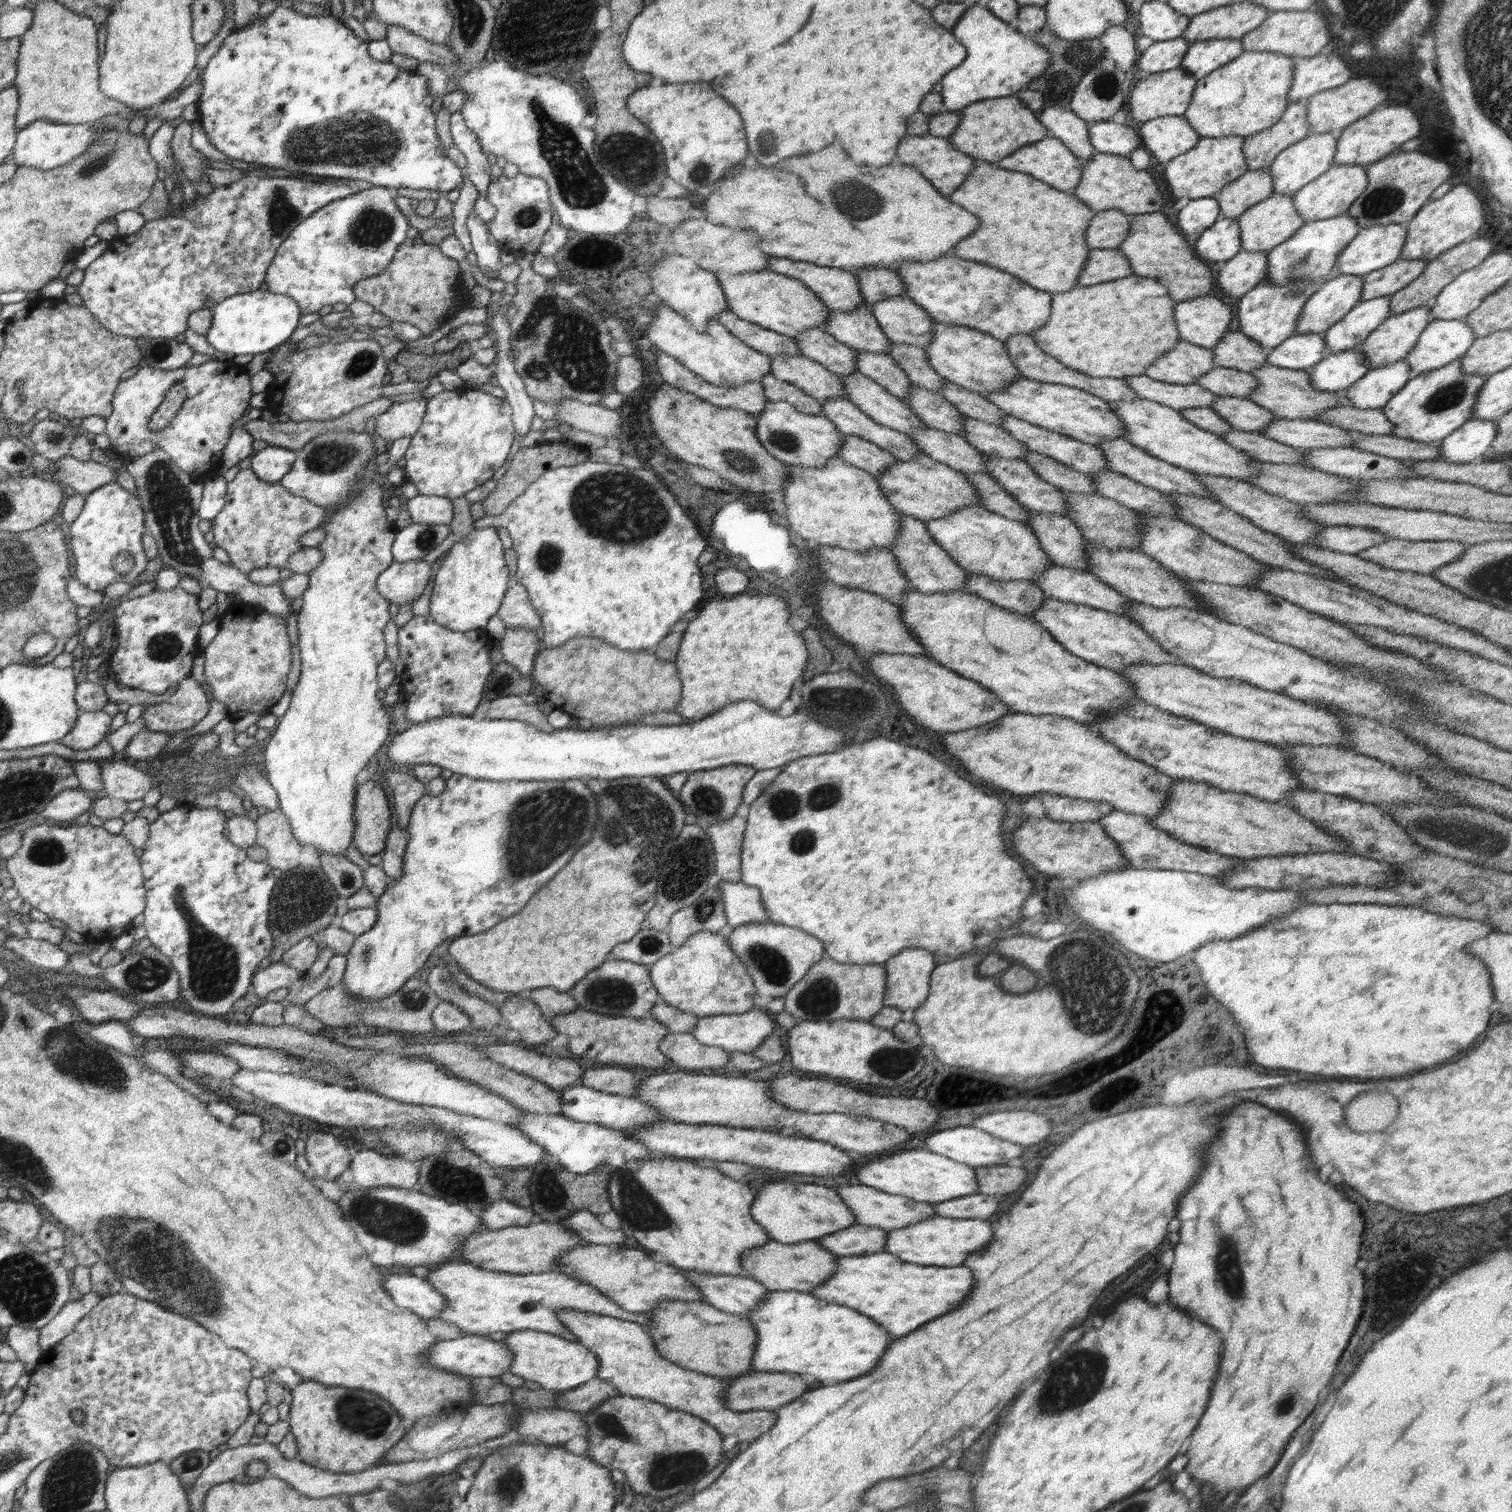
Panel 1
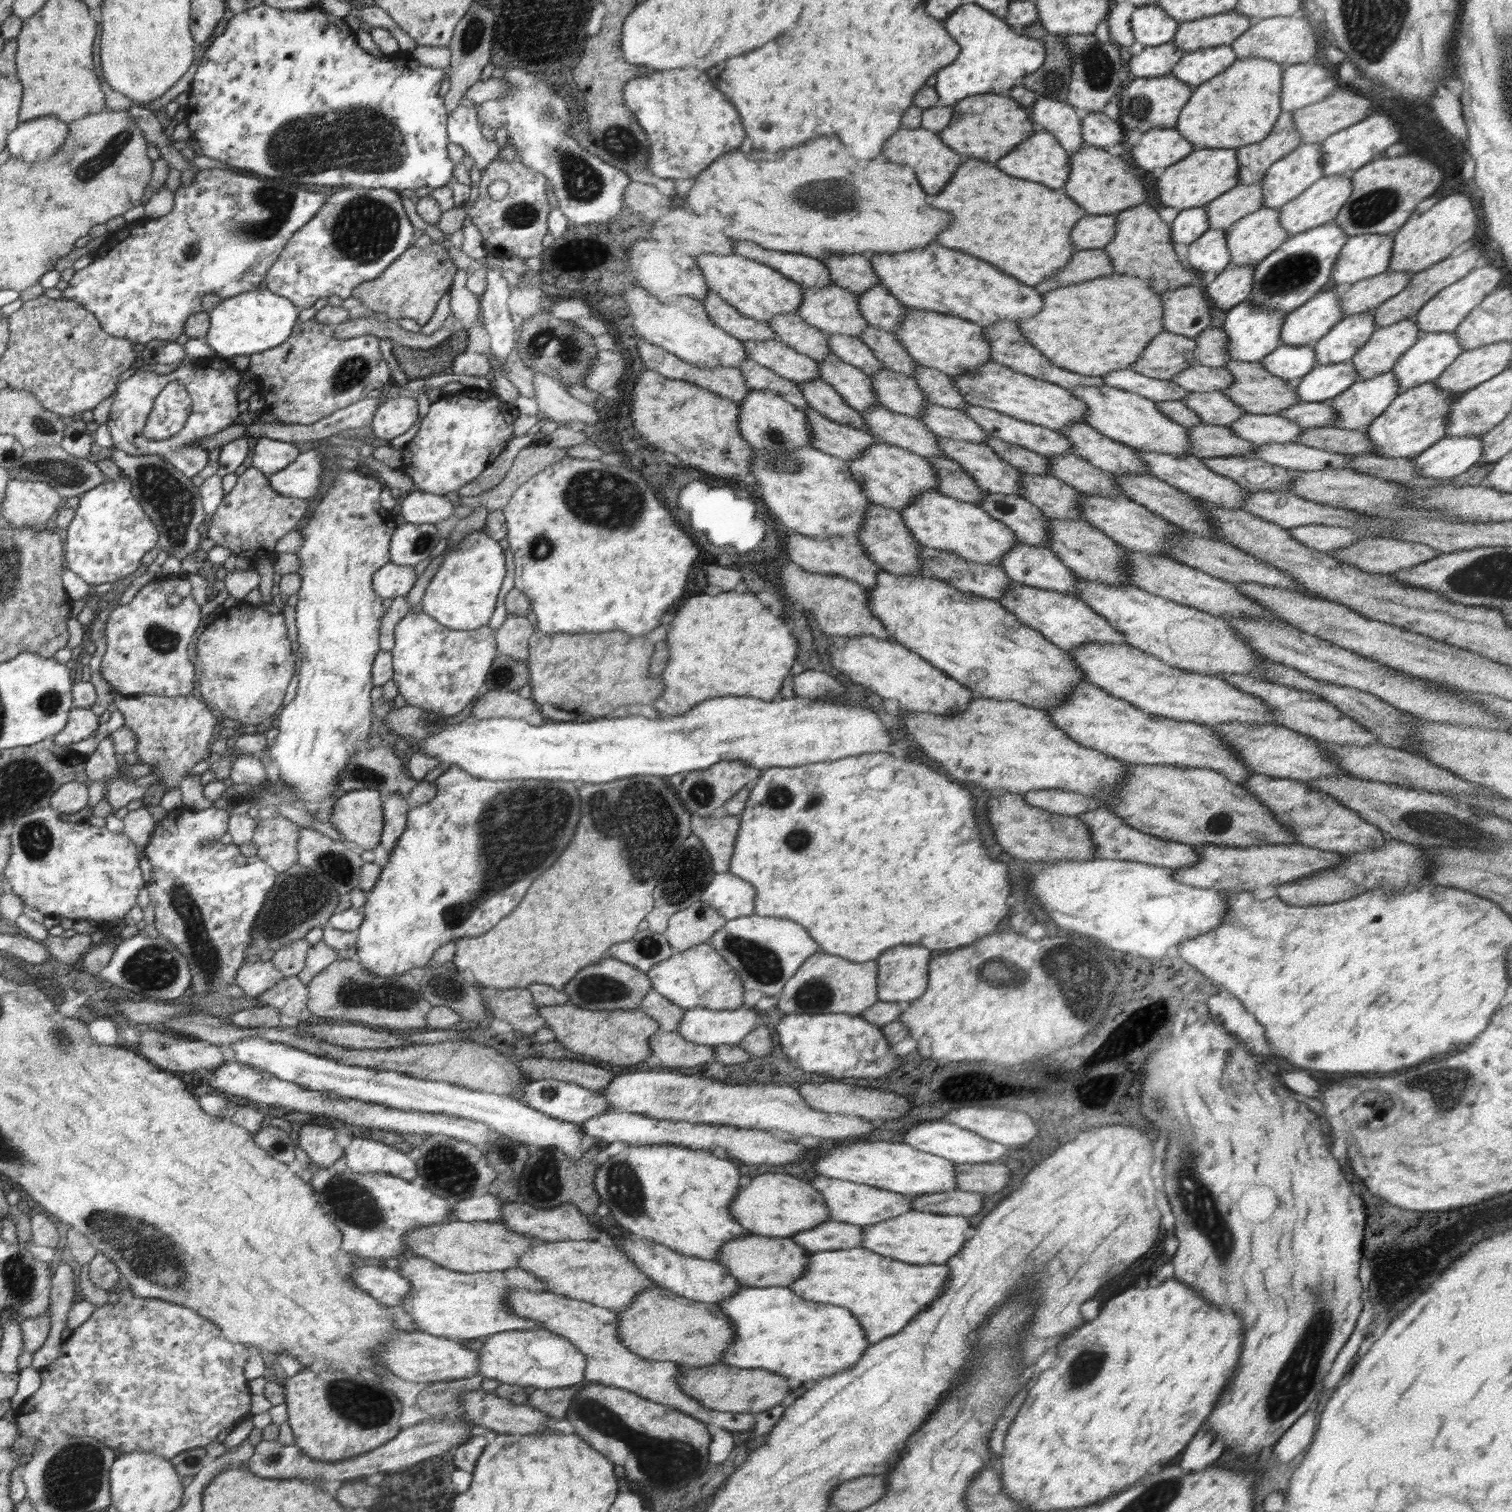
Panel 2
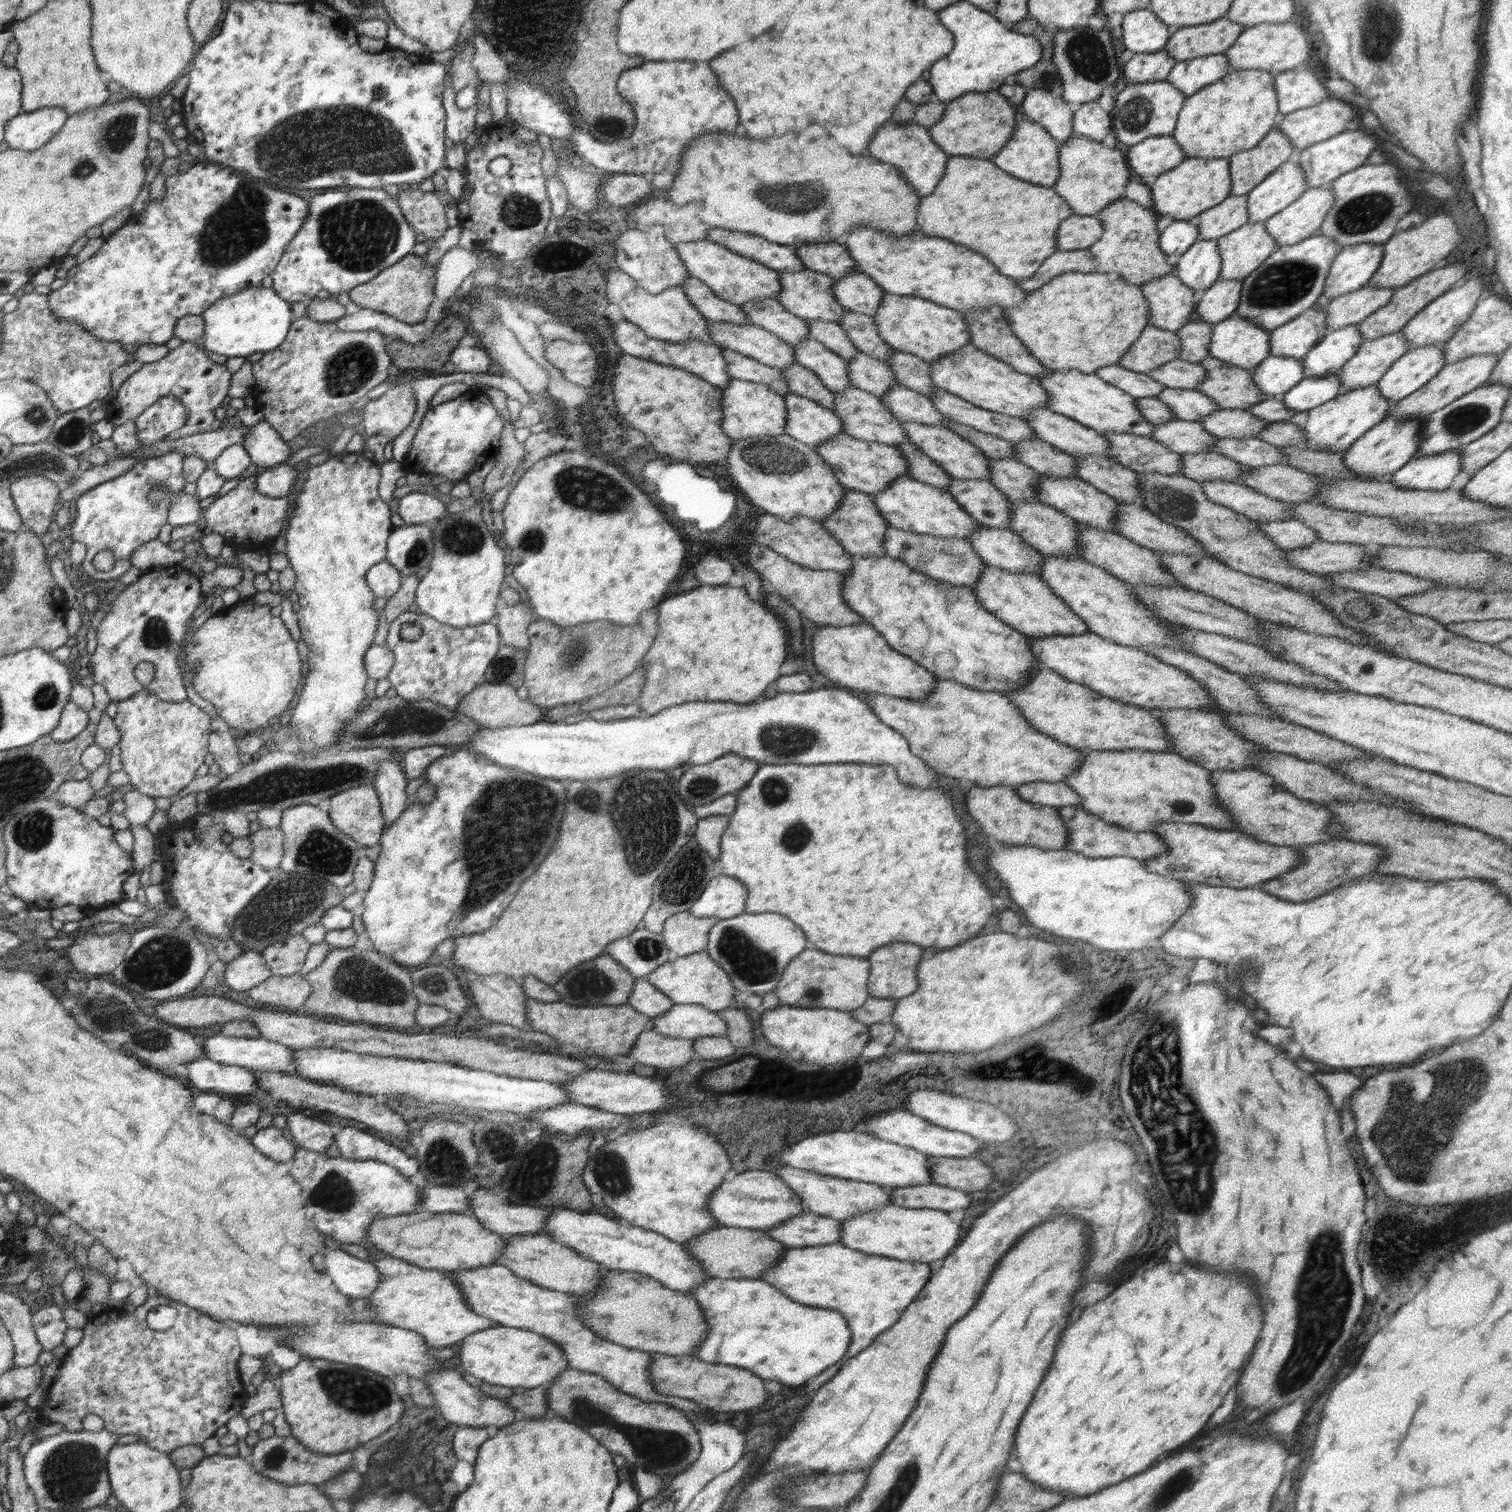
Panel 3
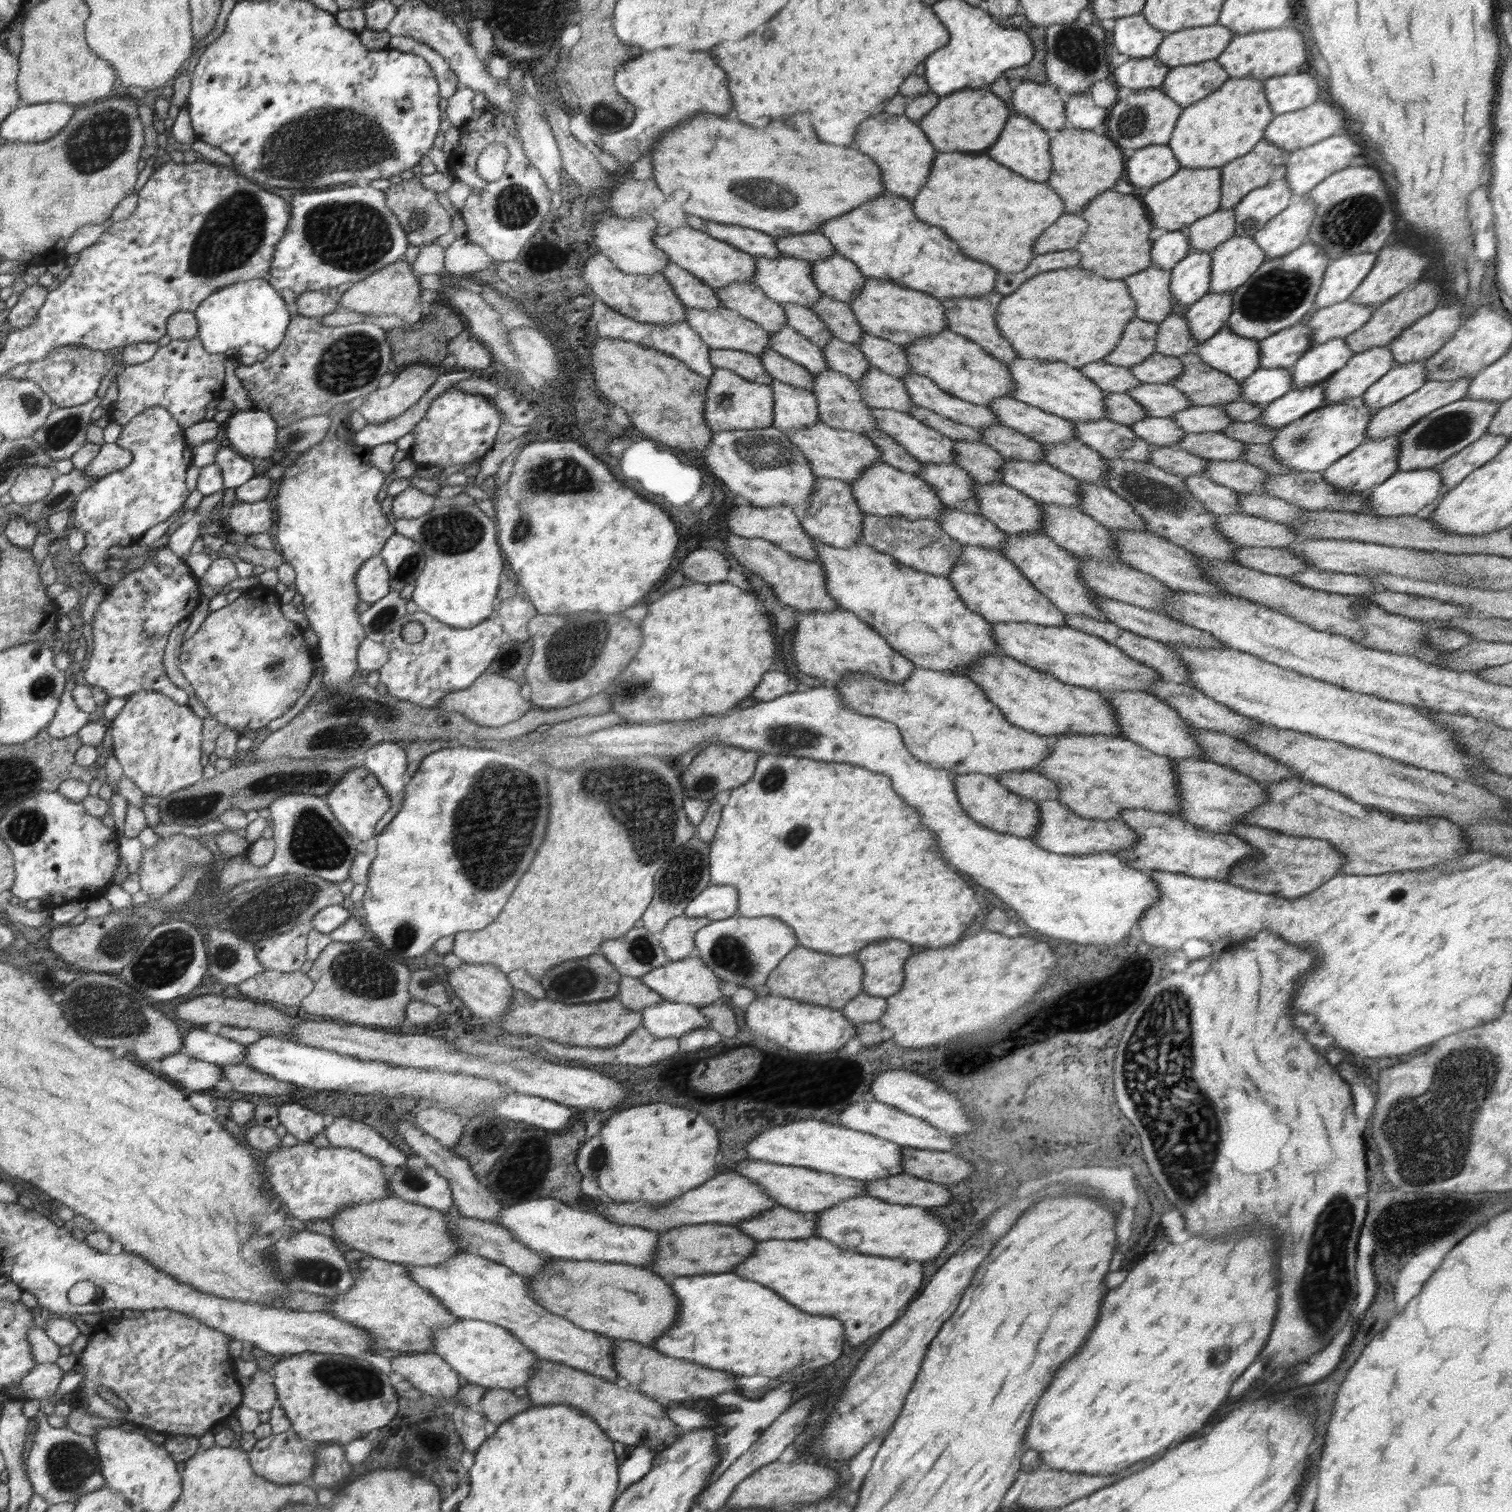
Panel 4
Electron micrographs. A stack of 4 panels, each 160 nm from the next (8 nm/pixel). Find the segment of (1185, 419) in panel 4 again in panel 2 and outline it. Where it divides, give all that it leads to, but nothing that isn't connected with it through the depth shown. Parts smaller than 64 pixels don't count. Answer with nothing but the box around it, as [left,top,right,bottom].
[1227,413,1311,445]

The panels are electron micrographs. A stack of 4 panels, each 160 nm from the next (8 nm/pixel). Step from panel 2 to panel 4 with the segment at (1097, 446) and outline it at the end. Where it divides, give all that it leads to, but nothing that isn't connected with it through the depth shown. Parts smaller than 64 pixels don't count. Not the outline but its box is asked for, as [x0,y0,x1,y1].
[988,396,1075,444]

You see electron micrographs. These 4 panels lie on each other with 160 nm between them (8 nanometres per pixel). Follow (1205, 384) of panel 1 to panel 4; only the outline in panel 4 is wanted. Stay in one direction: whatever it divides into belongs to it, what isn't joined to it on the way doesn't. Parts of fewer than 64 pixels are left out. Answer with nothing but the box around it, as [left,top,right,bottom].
[1129,353,1184,383]

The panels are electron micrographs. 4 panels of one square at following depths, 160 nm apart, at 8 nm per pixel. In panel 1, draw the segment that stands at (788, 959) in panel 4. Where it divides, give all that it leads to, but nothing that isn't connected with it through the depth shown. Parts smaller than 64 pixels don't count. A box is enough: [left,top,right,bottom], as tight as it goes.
[784,956,887,1022]

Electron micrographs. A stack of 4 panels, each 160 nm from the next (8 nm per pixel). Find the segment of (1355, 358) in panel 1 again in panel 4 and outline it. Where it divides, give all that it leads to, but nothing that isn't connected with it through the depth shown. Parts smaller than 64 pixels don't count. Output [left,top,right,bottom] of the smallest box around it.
[1257,385,1324,428]

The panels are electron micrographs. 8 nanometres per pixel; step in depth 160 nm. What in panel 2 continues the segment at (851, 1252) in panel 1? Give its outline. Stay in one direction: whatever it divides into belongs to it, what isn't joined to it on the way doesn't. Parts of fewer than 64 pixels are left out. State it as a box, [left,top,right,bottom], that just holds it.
[790,1219,863,1253]

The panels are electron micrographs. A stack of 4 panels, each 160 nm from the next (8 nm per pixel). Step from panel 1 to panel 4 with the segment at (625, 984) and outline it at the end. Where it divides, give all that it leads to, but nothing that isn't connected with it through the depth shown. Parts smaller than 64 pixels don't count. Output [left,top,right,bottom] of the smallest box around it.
[539,952,622,1005]

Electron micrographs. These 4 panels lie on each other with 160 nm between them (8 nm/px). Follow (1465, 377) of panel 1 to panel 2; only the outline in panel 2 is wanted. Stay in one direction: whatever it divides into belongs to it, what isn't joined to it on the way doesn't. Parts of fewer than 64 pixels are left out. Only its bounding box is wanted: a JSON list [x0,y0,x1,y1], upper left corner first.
[1365,380,1464,458]

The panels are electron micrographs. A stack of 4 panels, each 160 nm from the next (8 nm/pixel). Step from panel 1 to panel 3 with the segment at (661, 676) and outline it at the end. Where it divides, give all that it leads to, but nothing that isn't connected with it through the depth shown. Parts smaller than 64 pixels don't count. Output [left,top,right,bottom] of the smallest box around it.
[524,608,658,709]

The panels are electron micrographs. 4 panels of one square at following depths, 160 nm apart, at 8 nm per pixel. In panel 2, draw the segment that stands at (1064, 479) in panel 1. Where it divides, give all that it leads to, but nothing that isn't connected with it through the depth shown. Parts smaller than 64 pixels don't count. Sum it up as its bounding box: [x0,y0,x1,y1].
[985,436,1051,475]

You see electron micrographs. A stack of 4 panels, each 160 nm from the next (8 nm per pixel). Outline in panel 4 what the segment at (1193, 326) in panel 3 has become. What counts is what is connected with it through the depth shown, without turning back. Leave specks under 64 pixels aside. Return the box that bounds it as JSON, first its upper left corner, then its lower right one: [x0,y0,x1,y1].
[1155,313,1198,356]

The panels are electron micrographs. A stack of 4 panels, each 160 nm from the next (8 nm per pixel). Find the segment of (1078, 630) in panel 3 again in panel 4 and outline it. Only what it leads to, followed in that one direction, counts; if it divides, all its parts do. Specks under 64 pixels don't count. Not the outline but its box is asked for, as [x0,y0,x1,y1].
[947,544,1065,626]

